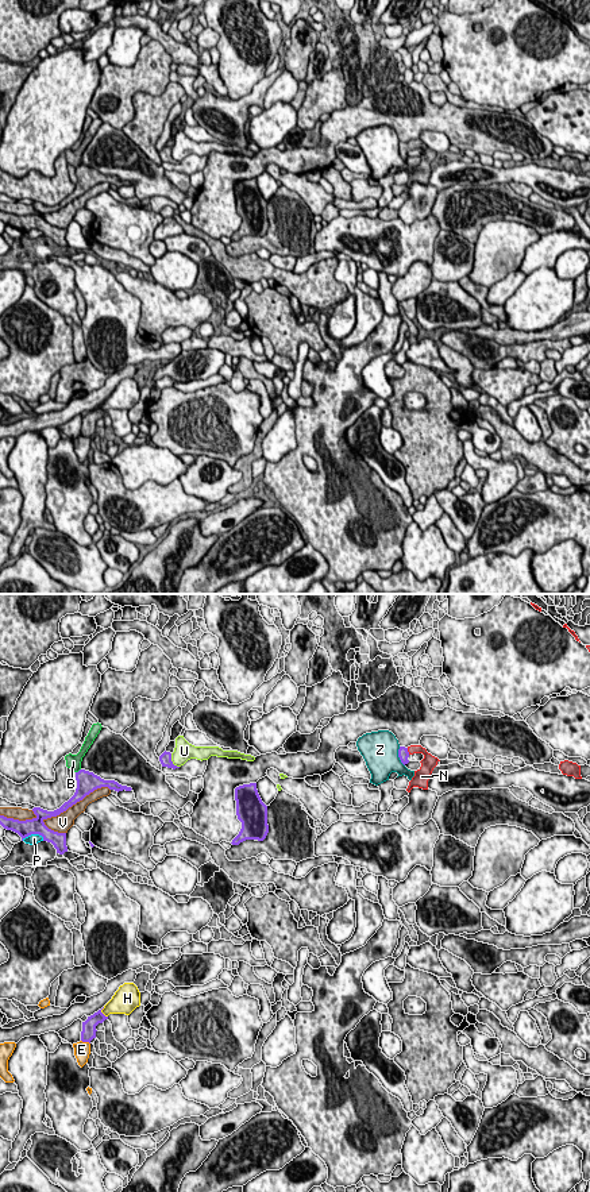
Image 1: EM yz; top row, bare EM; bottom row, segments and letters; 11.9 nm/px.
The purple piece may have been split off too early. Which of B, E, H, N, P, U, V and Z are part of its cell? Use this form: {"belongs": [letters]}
{"belongs": ["N"]}

